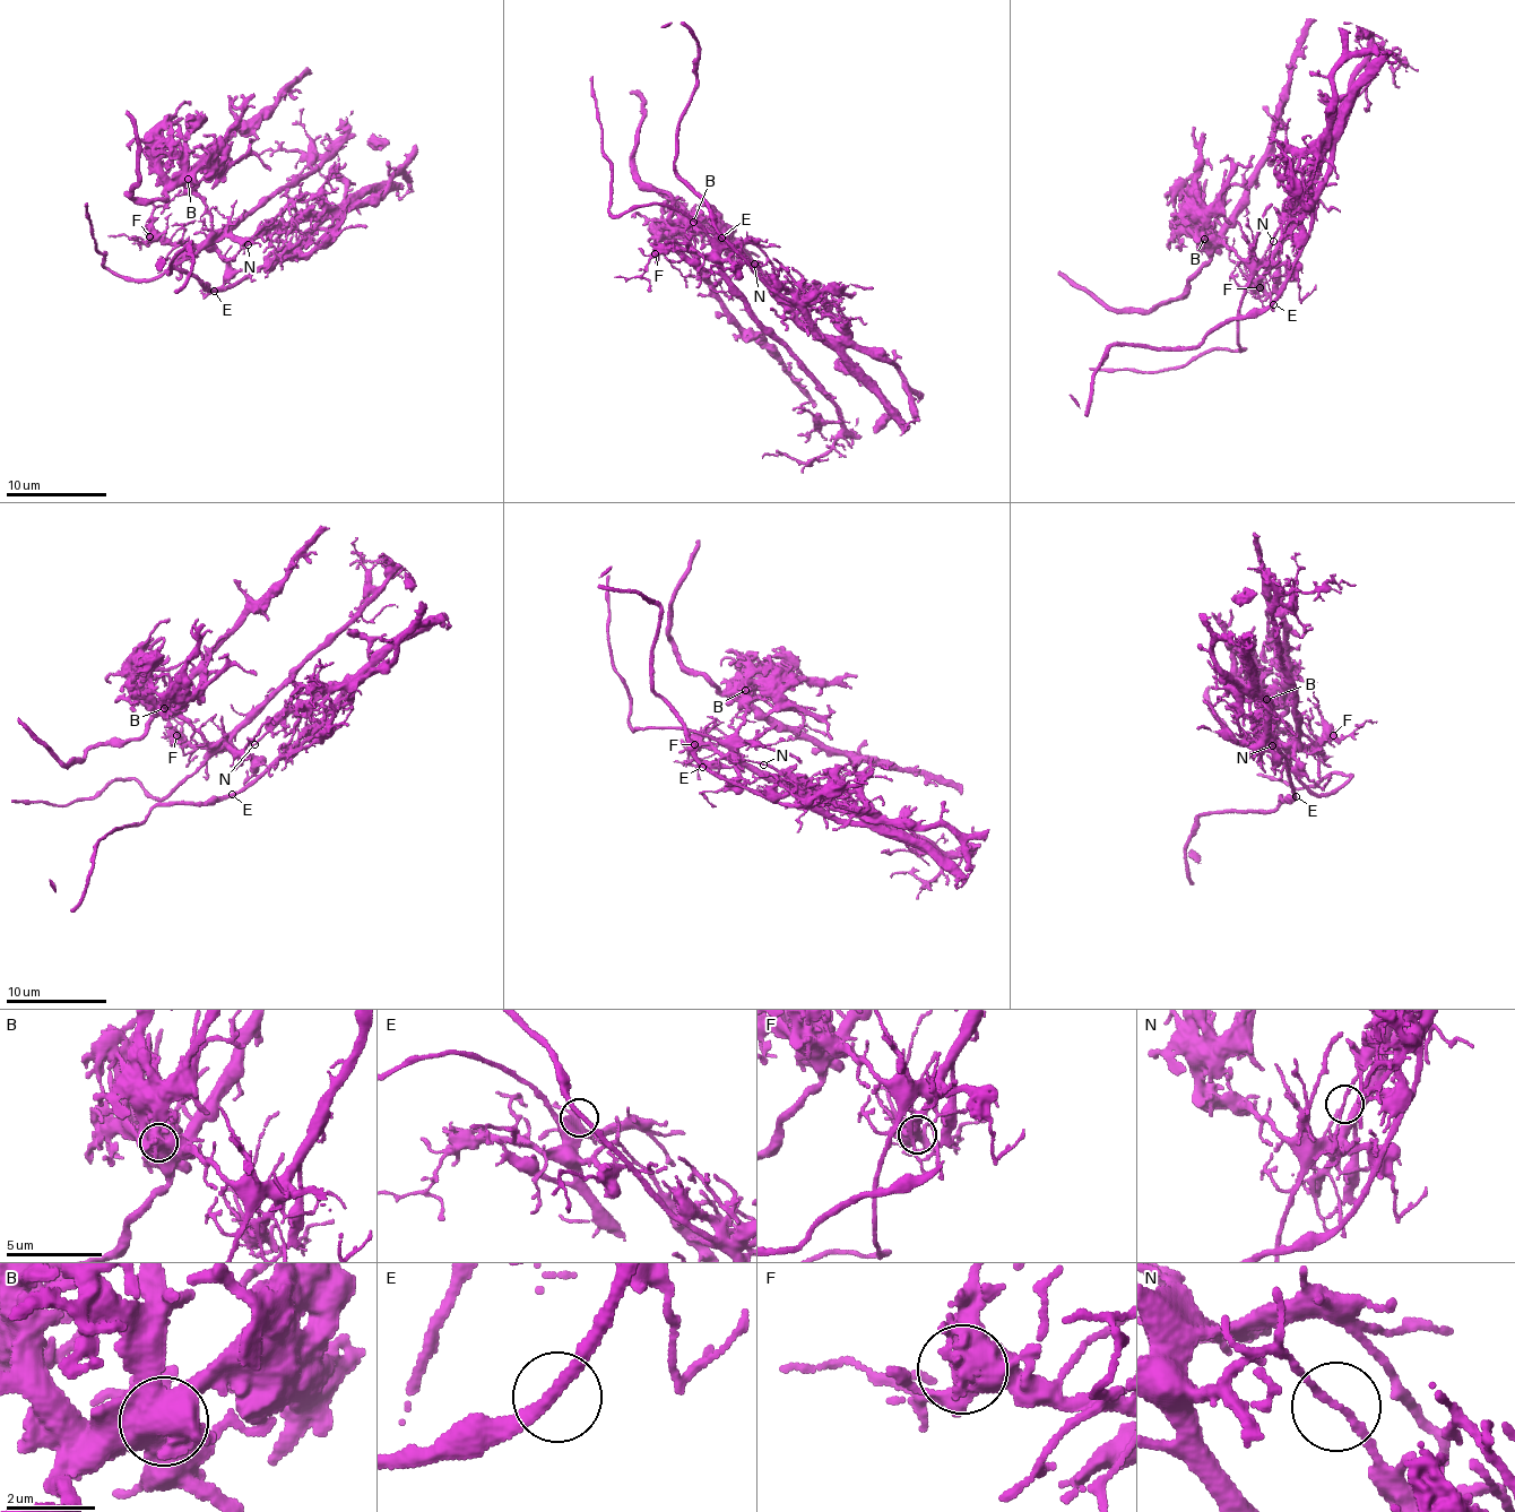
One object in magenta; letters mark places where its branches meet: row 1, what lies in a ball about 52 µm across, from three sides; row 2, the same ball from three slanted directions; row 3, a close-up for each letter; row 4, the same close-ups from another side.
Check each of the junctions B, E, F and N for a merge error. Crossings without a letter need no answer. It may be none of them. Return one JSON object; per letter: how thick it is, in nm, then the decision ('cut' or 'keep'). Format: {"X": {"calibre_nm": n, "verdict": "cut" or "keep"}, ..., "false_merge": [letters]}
{"B": {"calibre_nm": 750, "verdict": "cut"}, "E": {"calibre_nm": 240, "verdict": "keep"}, "F": {"calibre_nm": 500, "verdict": "keep"}, "N": {"calibre_nm": 140, "verdict": "cut"}, "false_merge": ["B", "N"]}

